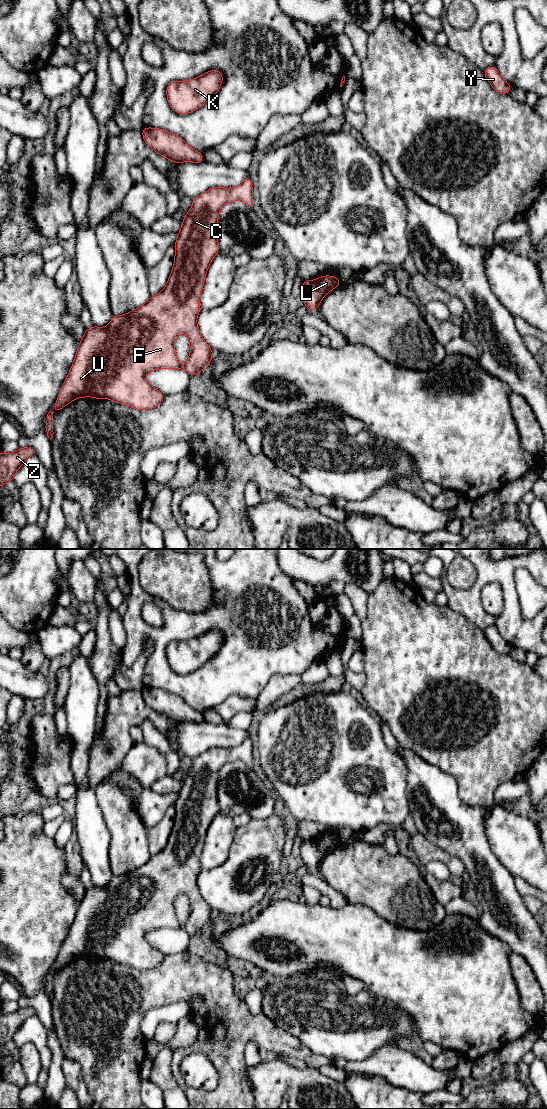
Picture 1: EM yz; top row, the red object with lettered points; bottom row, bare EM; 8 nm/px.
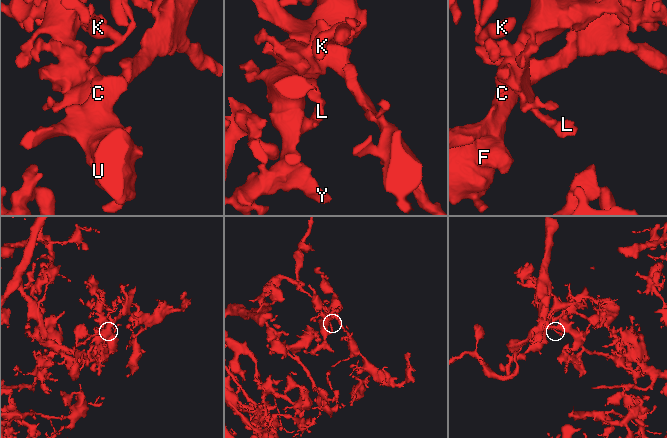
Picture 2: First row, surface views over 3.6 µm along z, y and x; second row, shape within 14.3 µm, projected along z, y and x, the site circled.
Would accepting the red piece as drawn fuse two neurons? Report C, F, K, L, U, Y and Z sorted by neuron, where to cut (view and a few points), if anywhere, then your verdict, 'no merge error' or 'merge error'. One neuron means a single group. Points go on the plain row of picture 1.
groups C F K L U Y Z; cut none; no merge error

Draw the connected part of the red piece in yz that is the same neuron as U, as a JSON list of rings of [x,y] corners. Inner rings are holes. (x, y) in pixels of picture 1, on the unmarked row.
[[[248,736],[234,748],[212,747],[193,758],[192,768],[185,774],[176,799],[174,826],[165,848],[151,856],[141,867],[120,876],[112,876],[105,888],[93,885],[85,889],[74,922],[54,964],[54,971],[47,974],[45,991],[50,1000],[54,994],[53,973],[76,958],[106,958],[137,970],[153,969],[162,962],[164,954],[148,943],[145,936],[148,932],[183,929],[193,936],[209,925],[214,912],[201,897],[196,881],[201,870],[200,856],[205,834],[219,812],[218,776],[226,763],[235,760],[243,761],[253,769],[252,749],[252,740]],[[179,894],[185,894],[190,903],[190,916],[184,925],[178,920],[174,908],[174,901]]]

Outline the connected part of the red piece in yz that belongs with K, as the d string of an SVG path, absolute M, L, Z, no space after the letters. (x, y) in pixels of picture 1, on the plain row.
M210 630L191 640L173 641L166 649L168 663L178 674L193 672L219 651L222 641L223 634L218 630Z

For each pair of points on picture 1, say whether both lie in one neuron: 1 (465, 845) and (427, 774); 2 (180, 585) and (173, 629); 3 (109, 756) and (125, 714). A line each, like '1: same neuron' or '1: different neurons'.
1: same neuron
2: different neurons
3: same neuron

